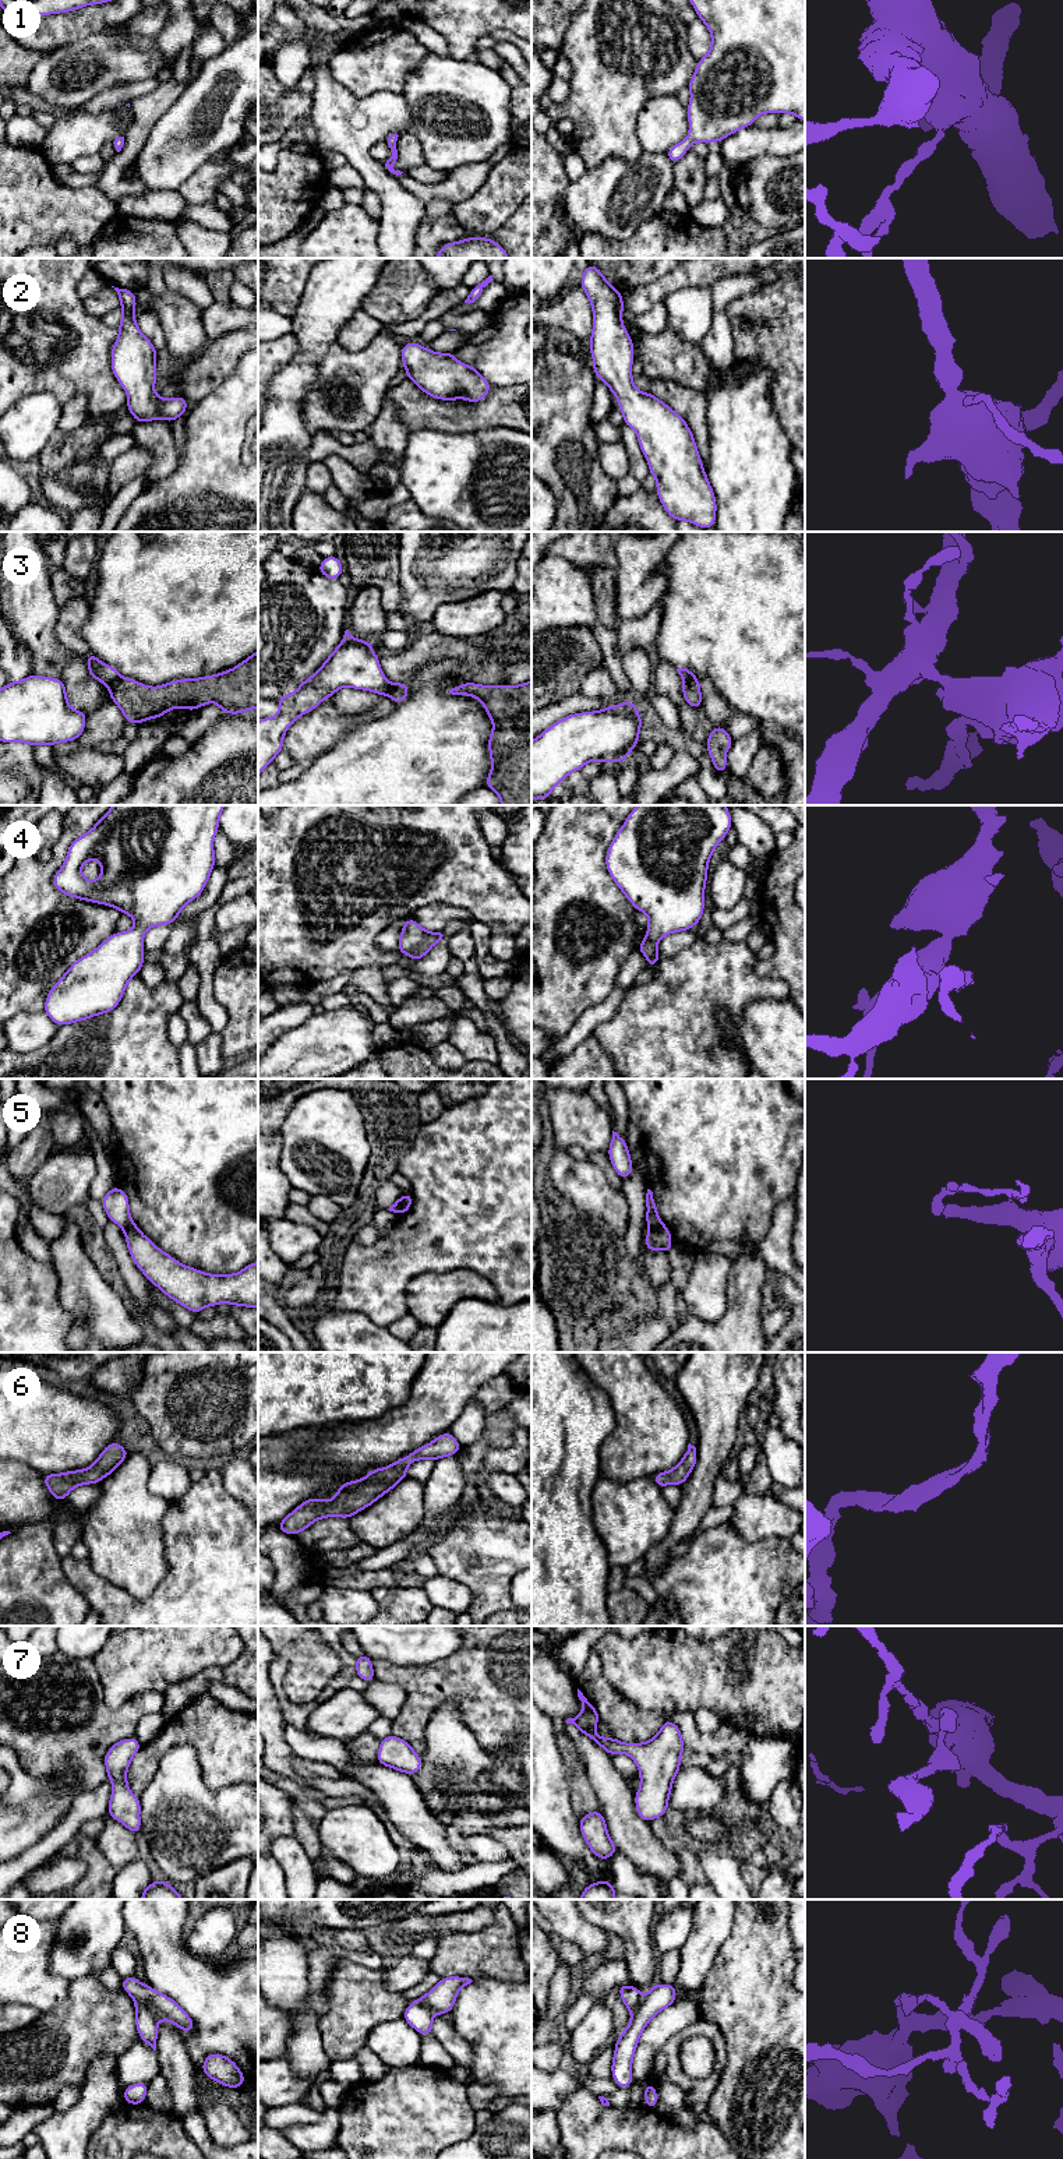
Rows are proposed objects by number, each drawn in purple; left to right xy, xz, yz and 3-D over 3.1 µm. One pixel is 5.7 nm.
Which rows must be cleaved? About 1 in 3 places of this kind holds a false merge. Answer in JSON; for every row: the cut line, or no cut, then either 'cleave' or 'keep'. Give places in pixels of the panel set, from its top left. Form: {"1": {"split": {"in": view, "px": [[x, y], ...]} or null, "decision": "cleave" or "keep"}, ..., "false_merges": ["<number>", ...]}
{"1": {"split": null, "decision": "keep"}, "2": {"split": null, "decision": "keep"}, "3": {"split": {"in": "xy", "px": [[119, 676], [108, 685]]}, "decision": "cleave"}, "4": {"split": null, "decision": "keep"}, "5": {"split": {"in": "yz", "px": [[661, 1223], [649, 1227]]}, "decision": "cleave"}, "6": {"split": null, "decision": "keep"}, "7": {"split": null, "decision": "keep"}, "8": {"split": {"in": "xy", "px": [[136, 2003], [148, 2006], [159, 2017]]}, "decision": "cleave"}, "false_merges": ["3", "5", "8"]}

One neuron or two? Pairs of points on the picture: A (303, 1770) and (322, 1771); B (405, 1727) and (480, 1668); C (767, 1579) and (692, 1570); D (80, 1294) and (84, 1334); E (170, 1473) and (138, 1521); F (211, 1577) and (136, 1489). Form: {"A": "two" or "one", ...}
{"A": "one", "B": "one", "C": "one", "D": "one", "E": "two", "F": "two"}

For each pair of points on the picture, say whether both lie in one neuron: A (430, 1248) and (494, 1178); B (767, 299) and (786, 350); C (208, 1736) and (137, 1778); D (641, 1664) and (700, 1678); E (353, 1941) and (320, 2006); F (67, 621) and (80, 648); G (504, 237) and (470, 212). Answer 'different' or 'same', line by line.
A: same
B: same
C: same
D: same
E: different
F: same
G: different

